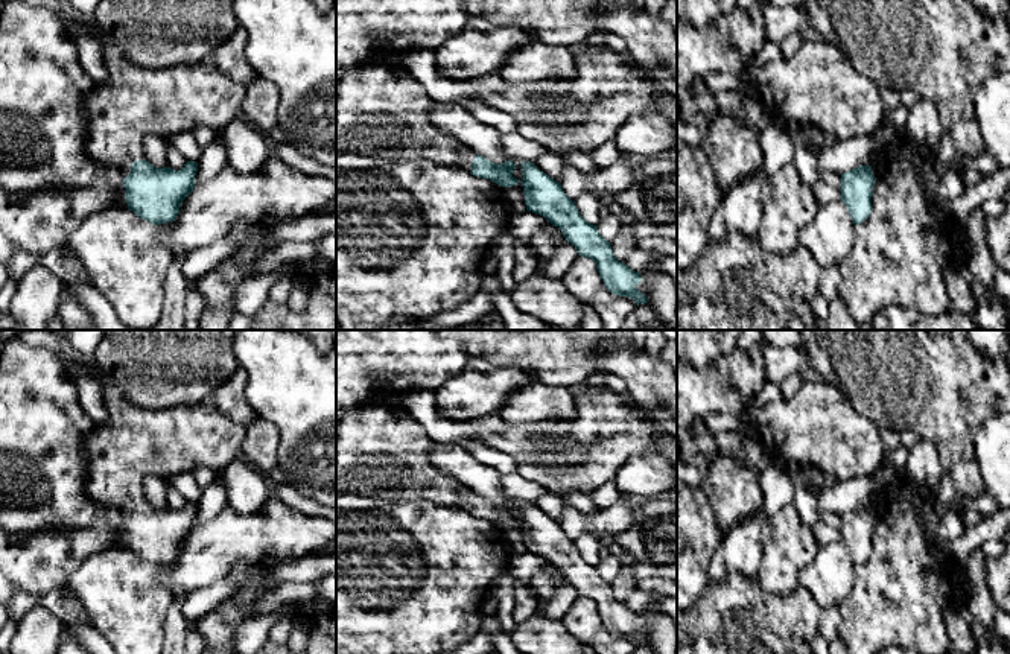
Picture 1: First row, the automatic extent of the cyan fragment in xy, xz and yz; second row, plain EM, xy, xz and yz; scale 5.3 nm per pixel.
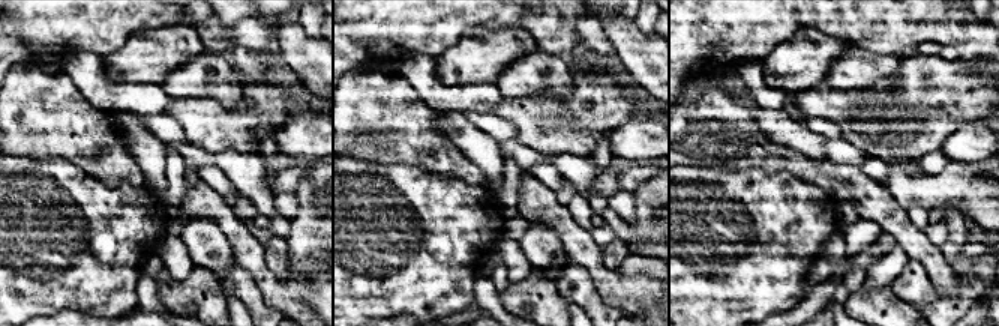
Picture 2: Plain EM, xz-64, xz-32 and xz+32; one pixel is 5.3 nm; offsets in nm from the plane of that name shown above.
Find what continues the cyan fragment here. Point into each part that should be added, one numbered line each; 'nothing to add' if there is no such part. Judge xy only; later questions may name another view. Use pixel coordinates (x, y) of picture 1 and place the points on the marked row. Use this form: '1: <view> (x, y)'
1: xy (133, 102)

